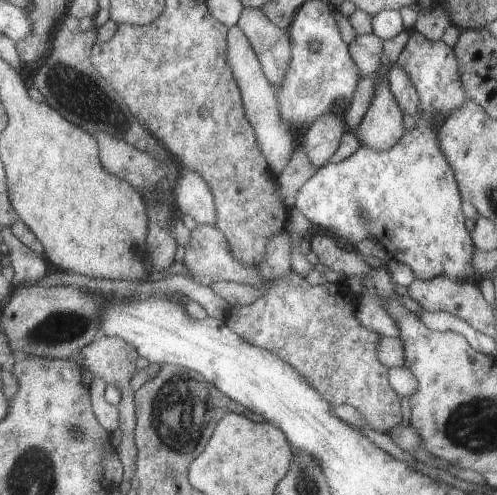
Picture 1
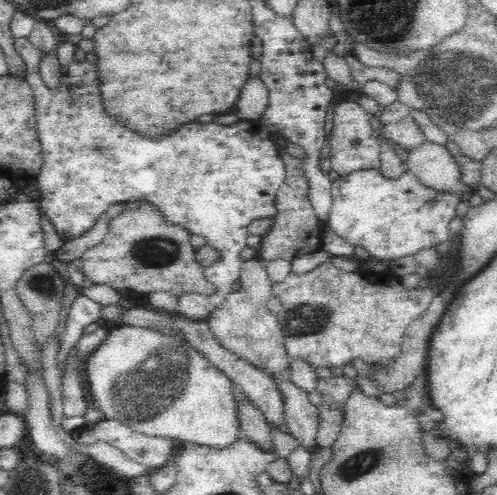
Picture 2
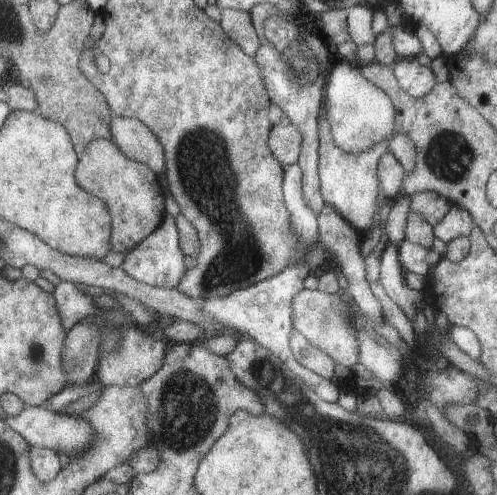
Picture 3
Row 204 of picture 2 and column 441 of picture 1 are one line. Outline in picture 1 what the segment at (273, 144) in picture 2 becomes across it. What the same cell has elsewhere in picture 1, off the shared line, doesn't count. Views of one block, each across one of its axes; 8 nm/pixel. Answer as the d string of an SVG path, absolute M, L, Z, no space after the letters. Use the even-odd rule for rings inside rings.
M409 32L403 36L403 50L395 60L395 66L403 68L409 76L413 88L419 94L419 116L417 128L405 132L401 140L387 152L377 152L373 148L361 146L353 156L339 164L325 164L317 170L313 178L309 178L297 192L293 208L299 210L311 224L325 228L329 234L347 240L347 244L355 246L363 238L377 240L391 256L407 268L413 270L415 280L433 280L437 276L447 276L451 280L479 280L471 268L471 252L475 250L471 242L471 232L465 230L465 214L463 214L463 200L459 194L459 186L455 182L455 174L447 164L441 148L439 148L439 130L433 128L433 118L439 114L451 114L457 110L467 94L459 76L459 66L453 48L445 42L427 40L419 32Z

